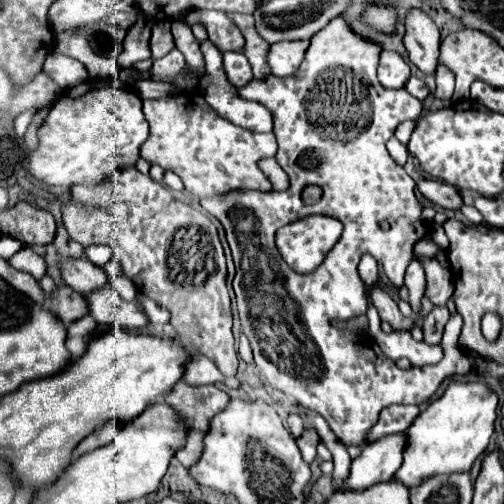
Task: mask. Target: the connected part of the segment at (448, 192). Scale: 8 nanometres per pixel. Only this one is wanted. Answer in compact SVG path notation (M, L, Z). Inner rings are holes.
M419 179L415 183L417 183L417 189L421 191L421 195L425 199L429 199L431 203L435 203L443 209L457 211L463 203L459 197L459 191L453 185L447 185L447 183L437 181L437 179Z

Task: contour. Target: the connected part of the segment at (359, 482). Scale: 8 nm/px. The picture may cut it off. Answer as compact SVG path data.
M407 433L381 437L375 443L367 445L363 453L353 461L345 489L367 489L369 485L393 479L401 467L405 445Z

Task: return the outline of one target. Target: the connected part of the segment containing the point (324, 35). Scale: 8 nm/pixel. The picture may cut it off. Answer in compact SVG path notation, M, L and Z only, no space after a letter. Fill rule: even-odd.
M337 17L337 19L333 19L327 27L323 27L319 33L315 33L315 35L311 37L311 45L309 45L309 49L305 51L305 59L303 59L301 67L297 69L297 73L293 73L293 77L269 77L269 79L265 79L265 81L253 79L247 87L239 89L239 95L241 95L241 97L245 97L245 99L249 99L249 101L263 103L263 105L273 113L273 121L275 121L273 133L275 133L277 143L279 143L277 161L279 161L279 165L283 167L283 171L289 175L289 189L287 189L287 191L272 191L269 193L261 193L261 191L251 191L251 193L247 193L245 189L239 189L239 191L227 193L227 195L201 199L201 207L203 207L207 213L211 213L213 217L217 217L217 219L221 221L221 225L223 225L227 237L229 237L229 247L231 247L231 253L233 253L235 269L237 269L237 275L235 275L235 279L233 279L233 289L235 289L235 297L237 297L237 305L239 305L241 327L243 327L243 333L247 335L247 339L249 339L249 343L251 343L253 357L255 357L255 363L257 363L261 375L269 381L271 387L283 391L285 395L291 395L303 409L309 409L309 411L319 413L319 415L329 423L331 431L333 431L345 445L359 445L359 443L363 443L363 441L365 441L365 433L377 423L377 417L379 417L381 409L385 409L385 407L389 407L389 405L393 405L393 403L397 403L397 405L413 405L413 403L421 405L421 403L425 403L425 401L437 391L437 387L441 385L441 381L443 381L445 377L453 377L453 375L461 377L461 375L467 375L467 373L471 371L469 355L467 355L463 349L459 349L459 345L457 345L459 333L461 333L461 323L463 323L457 313L451 315L451 319L449 319L449 323L447 323L447 327L445 327L445 335L443 335L443 341L441 341L443 359L441 359L439 363L435 363L435 365L423 365L423 367L411 367L411 369L399 369L393 361L391 361L391 365L385 365L387 357L385 357L383 353L377 355L373 349L363 349L363 345L359 345L361 339L359 339L355 333L351 333L351 331L339 331L339 329L333 329L333 325L331 325L331 319L351 319L351 317L357 317L357 315L365 315L365 313L367 313L369 301L367 301L365 285L363 285L363 281L361 281L361 277L359 277L359 271L357 271L357 265L359 265L359 259L361 259L363 253L371 253L371 255L383 265L385 275L389 277L389 281L393 281L397 287L403 287L403 273L405 273L405 267L407 267L413 259L421 261L421 265L423 265L423 269L425 269L425 279L427 279L425 299L429 299L429 301L433 303L433 307L443 307L443 305L447 305L447 301L449 301L451 295L453 295L453 289L455 289L455 287L453 287L453 275L451 275L451 271L449 271L447 267L443 267L443 265L441 265L437 259L433 259L433 257L417 255L417 253L413 251L413 247L415 247L425 235L429 235L431 227L429 227L429 223L425 223L425 221L421 219L423 205L417 201L417 197L415 197L415 193L413 193L413 179L403 171L401 165L397 165L397 163L391 159L389 151L385 149L385 143L393 137L395 127L397 127L401 121L405 121L405 119L413 119L413 121L415 121L415 119L421 115L421 101L415 99L415 97L411 97L407 91L387 91L387 89L381 89L381 85L379 85L379 81L377 81L377 61L379 61L379 53L381 53L381 47L379 47L377 43L371 43L371 41L367 41L367 39L355 35L355 33L349 29L349 25L345 23L345 19ZM315 87L321 87L321 97L317 97L317 91L313 91ZM307 185L319 185L319 187L323 189L323 195L321 195L321 201L319 201L319 203L315 203L315 205L305 205L305 203L303 203L301 191L303 191ZM309 215L329 215L329 217L339 219L339 221L343 223L343 227L345 227L343 237L341 237L339 243L329 251L327 259L323 261L323 265L321 265L319 269L315 269L313 273L301 275L301 273L295 273L295 271L281 271L281 255L279 255L277 249L275 249L275 231L277 231L279 227L287 225L287 223L293 223L293 221L303 219L303 217L309 217ZM383 221L389 223L389 229L387 229L387 231L381 229L381 223L383 223ZM291 309L297 311L297 315L299 315L299 319L301 319L301 327L299 327L299 329L297 329L297 317L289 317L289 311L291 311Z

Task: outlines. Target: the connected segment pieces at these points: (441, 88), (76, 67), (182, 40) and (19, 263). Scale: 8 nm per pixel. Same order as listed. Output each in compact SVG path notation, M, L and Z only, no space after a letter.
M439 65L435 77L437 77L435 97L439 97L439 99L451 99L453 89L455 89L455 77L453 77L453 73L449 69L445 69L443 65Z
M55 51L47 55L43 71L59 85L59 89L71 89L89 77L87 69L79 61Z
M173 21L171 33L176 48L185 55L189 67L197 69L197 71L203 75L205 63L203 63L203 59L199 57L199 41L193 37L191 27L189 27L189 25L183 25L183 23L179 23L179 21Z
M23 247L19 253L15 253L9 259L9 265L13 265L15 269L21 269L25 273L31 273L35 279L41 279L45 275L45 271L47 271L45 261L37 253L27 249L27 247Z

